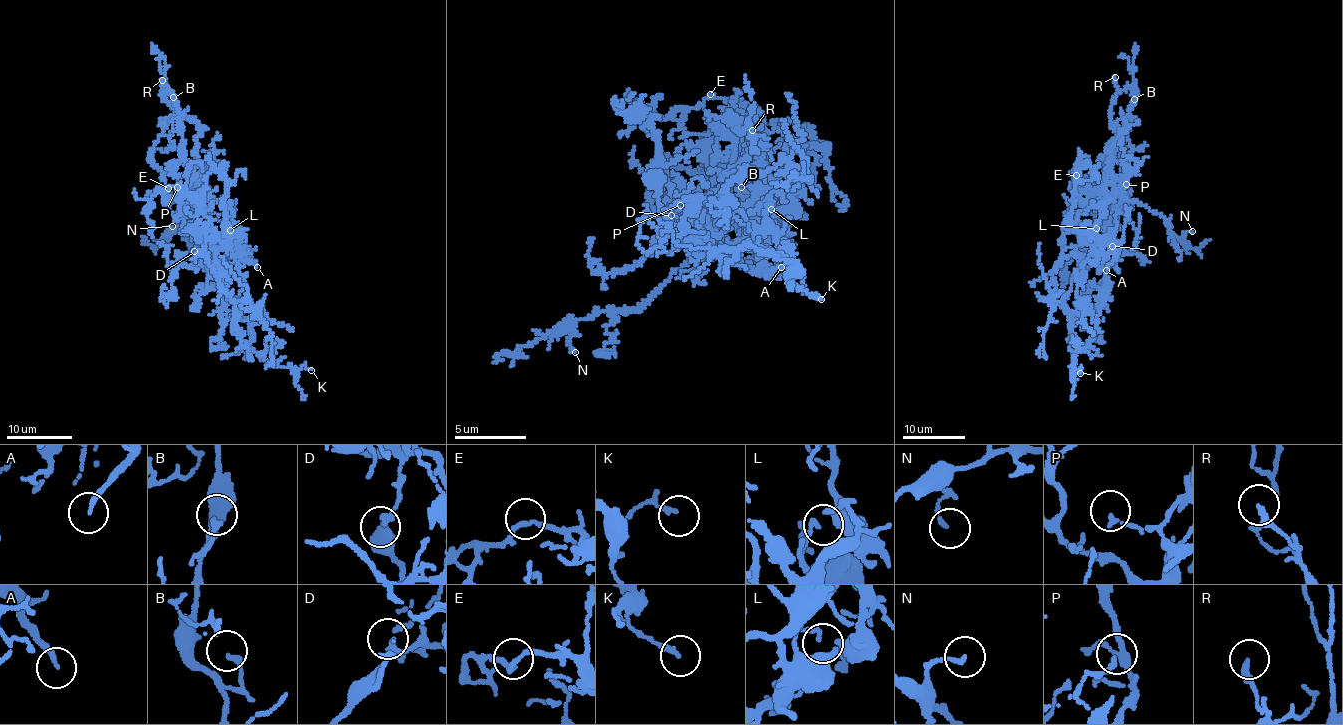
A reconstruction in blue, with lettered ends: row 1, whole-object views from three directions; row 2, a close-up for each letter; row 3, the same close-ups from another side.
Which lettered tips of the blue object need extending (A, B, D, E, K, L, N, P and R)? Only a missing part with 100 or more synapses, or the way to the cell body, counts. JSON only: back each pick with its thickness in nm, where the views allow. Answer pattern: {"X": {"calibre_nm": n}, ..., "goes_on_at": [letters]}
{"goes_on_at": []}

